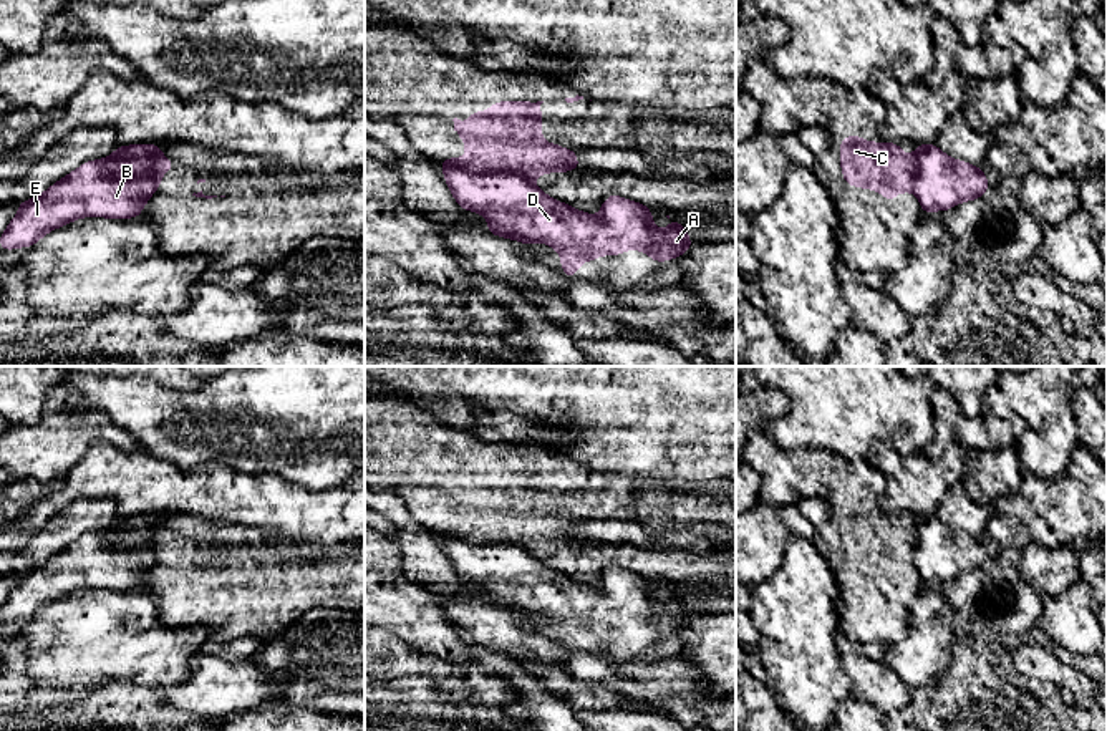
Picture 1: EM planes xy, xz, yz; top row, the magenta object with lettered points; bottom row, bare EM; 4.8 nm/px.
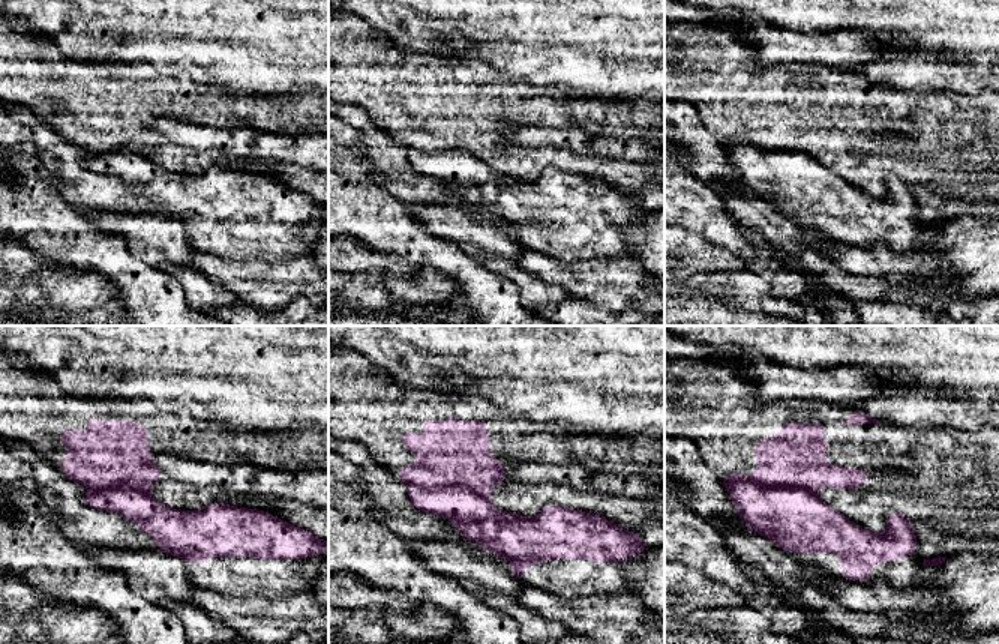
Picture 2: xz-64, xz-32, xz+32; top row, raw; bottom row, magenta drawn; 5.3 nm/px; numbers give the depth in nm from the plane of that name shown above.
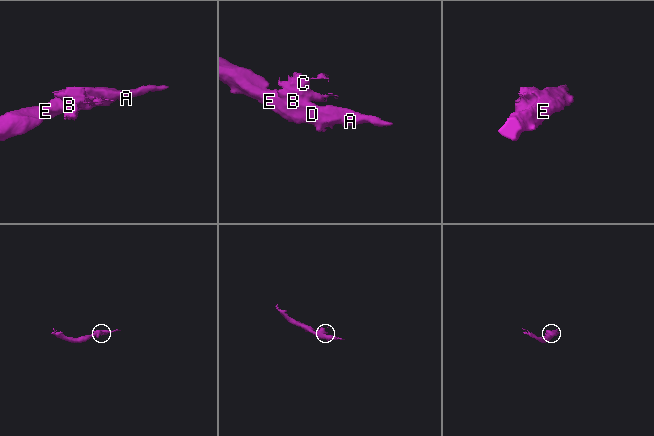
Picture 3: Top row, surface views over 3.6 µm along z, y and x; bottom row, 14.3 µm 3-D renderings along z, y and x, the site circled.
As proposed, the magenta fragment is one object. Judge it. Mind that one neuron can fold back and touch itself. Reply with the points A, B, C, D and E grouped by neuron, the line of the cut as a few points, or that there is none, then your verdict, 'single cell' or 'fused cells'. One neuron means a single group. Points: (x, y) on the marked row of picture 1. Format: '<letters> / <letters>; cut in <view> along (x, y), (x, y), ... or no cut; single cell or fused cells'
A B D E / C; cut in xz along (439, 163), (469, 171), (514, 171), (531, 183); fused cells

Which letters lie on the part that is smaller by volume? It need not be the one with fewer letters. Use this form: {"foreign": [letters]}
{"foreign": ["C"]}

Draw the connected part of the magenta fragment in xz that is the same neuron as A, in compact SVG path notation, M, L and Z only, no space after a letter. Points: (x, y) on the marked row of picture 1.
M439 166L459 207L482 214L489 234L557 249L562 274L568 278L575 277L583 260L597 260L600 255L636 249L653 262L666 262L694 245L684 224L666 215L670 227L656 229L651 209L616 194L610 194L600 214L592 215L549 197L515 172L469 172Z

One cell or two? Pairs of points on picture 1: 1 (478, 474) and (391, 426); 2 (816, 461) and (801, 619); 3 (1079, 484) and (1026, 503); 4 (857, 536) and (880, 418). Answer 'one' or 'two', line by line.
1: one
2: two
3: one
4: two

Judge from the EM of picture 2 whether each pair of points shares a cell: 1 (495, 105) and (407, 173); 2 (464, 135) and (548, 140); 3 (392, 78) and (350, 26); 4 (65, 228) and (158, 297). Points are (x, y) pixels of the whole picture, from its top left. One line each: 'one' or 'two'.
1: two
2: two
3: one
4: one

